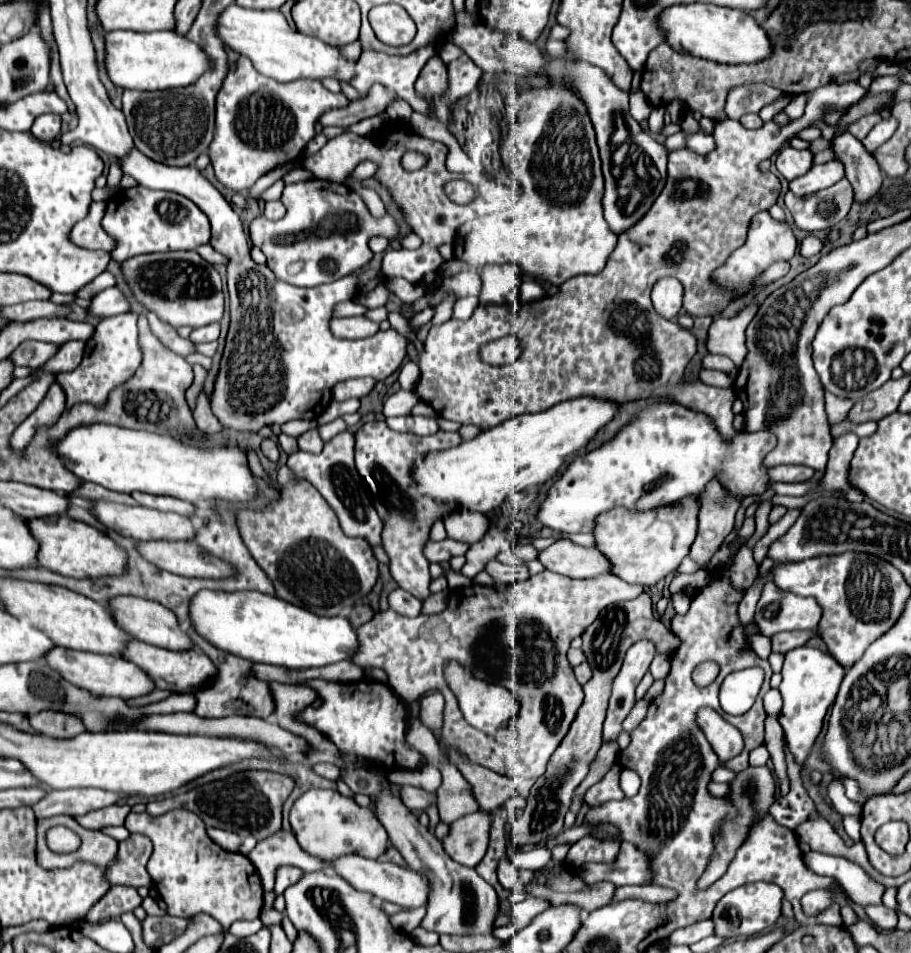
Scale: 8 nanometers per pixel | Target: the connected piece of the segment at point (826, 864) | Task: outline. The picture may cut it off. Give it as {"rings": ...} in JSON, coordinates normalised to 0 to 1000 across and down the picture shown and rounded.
{"rings":[[[898,893],[885,895],[883,903],[885,903],[885,910],[891,912],[894,916],[915,920],[926,931],[929,939],[946,954],[951,950],[968,948],[968,939],[973,931],[955,922],[955,918],[948,912],[944,912],[944,908],[937,908],[935,903],[929,903],[926,899],[915,899],[915,897],[907,897]]]}

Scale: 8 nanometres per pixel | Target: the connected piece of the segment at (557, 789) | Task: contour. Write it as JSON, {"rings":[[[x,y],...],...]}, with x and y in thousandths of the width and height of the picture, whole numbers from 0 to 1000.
{"rings":[[[705,622],[703,626],[698,626],[694,631],[681,631],[676,635],[661,639],[656,650],[639,664],[639,673],[641,673],[639,683],[641,683],[652,708],[650,708],[648,717],[641,719],[643,731],[641,731],[639,742],[634,744],[634,750],[623,767],[623,771],[619,773],[615,784],[608,788],[608,794],[604,796],[599,811],[586,822],[577,849],[560,868],[560,887],[562,889],[571,891],[577,887],[599,885],[604,878],[610,878],[613,874],[617,874],[619,855],[626,847],[628,834],[630,834],[632,826],[639,822],[639,817],[643,815],[645,803],[654,794],[659,780],[661,780],[661,759],[665,754],[670,719],[683,700],[689,679],[703,671],[718,673],[720,677],[724,677],[724,685],[731,685],[731,687],[744,679],[744,668],[738,662],[733,662],[724,650],[718,647],[716,629],[711,622]]]}

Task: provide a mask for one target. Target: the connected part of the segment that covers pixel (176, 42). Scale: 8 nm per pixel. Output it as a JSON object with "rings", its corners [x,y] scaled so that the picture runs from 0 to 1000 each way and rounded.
{"rings":[[[121,33],[114,39],[114,66],[121,85],[134,93],[178,95],[211,89],[224,75],[233,70],[228,58],[204,39],[191,33],[151,35],[151,33]]]}

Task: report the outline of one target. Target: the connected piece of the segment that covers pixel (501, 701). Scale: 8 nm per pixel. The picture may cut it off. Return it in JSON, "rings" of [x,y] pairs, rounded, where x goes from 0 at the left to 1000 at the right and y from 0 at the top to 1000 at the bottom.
{"rings":[[[490,694],[488,708],[494,723],[498,725],[501,733],[503,733],[509,754],[518,763],[529,765],[533,769],[542,769],[547,763],[558,759],[560,752],[564,752],[569,748],[569,738],[564,736],[564,731],[560,729],[560,725],[553,719],[533,717],[529,712],[516,710],[516,706],[512,706],[512,702],[507,702],[507,698],[503,698],[503,694]]]}

